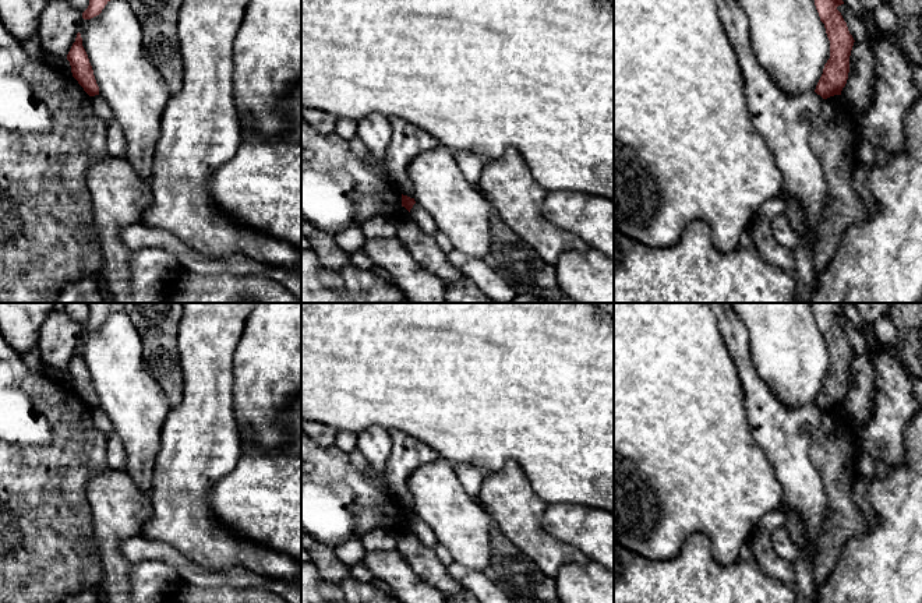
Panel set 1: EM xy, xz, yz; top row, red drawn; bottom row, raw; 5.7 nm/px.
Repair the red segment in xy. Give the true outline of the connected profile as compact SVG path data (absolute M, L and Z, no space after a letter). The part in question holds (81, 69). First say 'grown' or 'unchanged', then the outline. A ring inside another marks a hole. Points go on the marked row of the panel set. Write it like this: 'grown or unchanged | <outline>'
unchanged | M80 32L77 34L75 42L67 54L67 60L70 61L73 77L78 81L84 91L89 96L99 95L99 87L96 84L88 54L82 46Z

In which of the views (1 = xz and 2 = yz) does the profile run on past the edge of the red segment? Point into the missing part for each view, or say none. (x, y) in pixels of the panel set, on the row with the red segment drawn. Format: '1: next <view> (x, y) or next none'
1: next none
2: next none

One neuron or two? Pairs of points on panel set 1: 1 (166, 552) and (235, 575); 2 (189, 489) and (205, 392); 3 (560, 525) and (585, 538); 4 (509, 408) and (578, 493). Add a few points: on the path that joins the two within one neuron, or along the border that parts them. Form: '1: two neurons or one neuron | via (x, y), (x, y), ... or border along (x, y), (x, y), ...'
1: one neuron | via (183, 566), (198, 577), (218, 577)
2: one neuron | via (189, 465), (200, 444), (200, 433), (205, 416)
3: one neuron | via (565, 525), (572, 525), (579, 532)
4: one neuron | via (530, 429), (573, 472)

